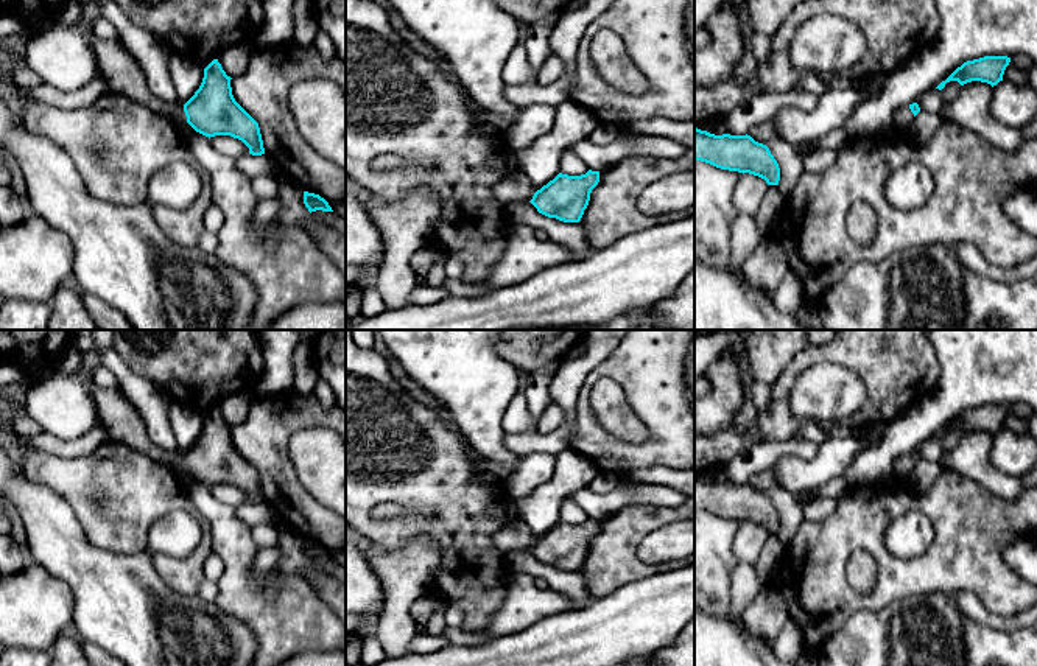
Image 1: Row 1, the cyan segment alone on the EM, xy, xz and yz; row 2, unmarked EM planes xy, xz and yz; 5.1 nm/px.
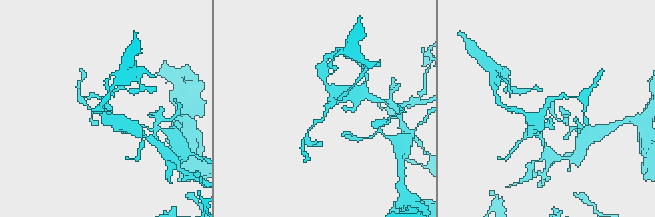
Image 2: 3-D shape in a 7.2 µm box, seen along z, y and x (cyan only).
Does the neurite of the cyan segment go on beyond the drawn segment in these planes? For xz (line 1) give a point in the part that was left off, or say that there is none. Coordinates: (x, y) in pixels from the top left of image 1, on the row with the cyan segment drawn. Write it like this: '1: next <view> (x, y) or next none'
1: next xz (517, 187)

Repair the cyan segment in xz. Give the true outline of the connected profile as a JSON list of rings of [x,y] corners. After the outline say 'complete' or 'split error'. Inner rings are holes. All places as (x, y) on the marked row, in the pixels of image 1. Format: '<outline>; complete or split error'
[[[599,171],[581,176],[559,173],[540,190],[534,190],[522,174],[509,176],[495,185],[495,199],[508,204],[529,201],[539,213],[564,223],[579,223],[589,205],[590,193],[599,182]]]; split error

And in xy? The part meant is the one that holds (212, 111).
[[[93,36],[92,47],[107,90],[129,96],[176,124],[187,121],[209,138],[230,135],[241,140],[249,148],[249,154],[265,154],[258,123],[235,101],[232,78],[226,75],[218,59],[204,68],[202,82],[195,95],[185,104],[173,104],[151,93],[143,70],[120,40]]]; split error

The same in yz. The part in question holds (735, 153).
[[[694,128],[694,160],[721,170],[749,173],[779,185],[780,168],[769,148],[751,135],[715,135]]]; complete

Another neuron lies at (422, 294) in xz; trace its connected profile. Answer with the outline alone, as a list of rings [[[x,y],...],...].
[[[419,283],[411,293],[411,303],[416,305],[430,305],[439,300],[450,297],[445,285],[442,286],[427,286],[425,283]]]

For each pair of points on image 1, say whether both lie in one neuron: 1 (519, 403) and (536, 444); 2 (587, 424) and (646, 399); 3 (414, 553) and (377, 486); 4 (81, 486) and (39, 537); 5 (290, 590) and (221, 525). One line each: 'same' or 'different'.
1: different
2: same
3: different
4: different
5: same

